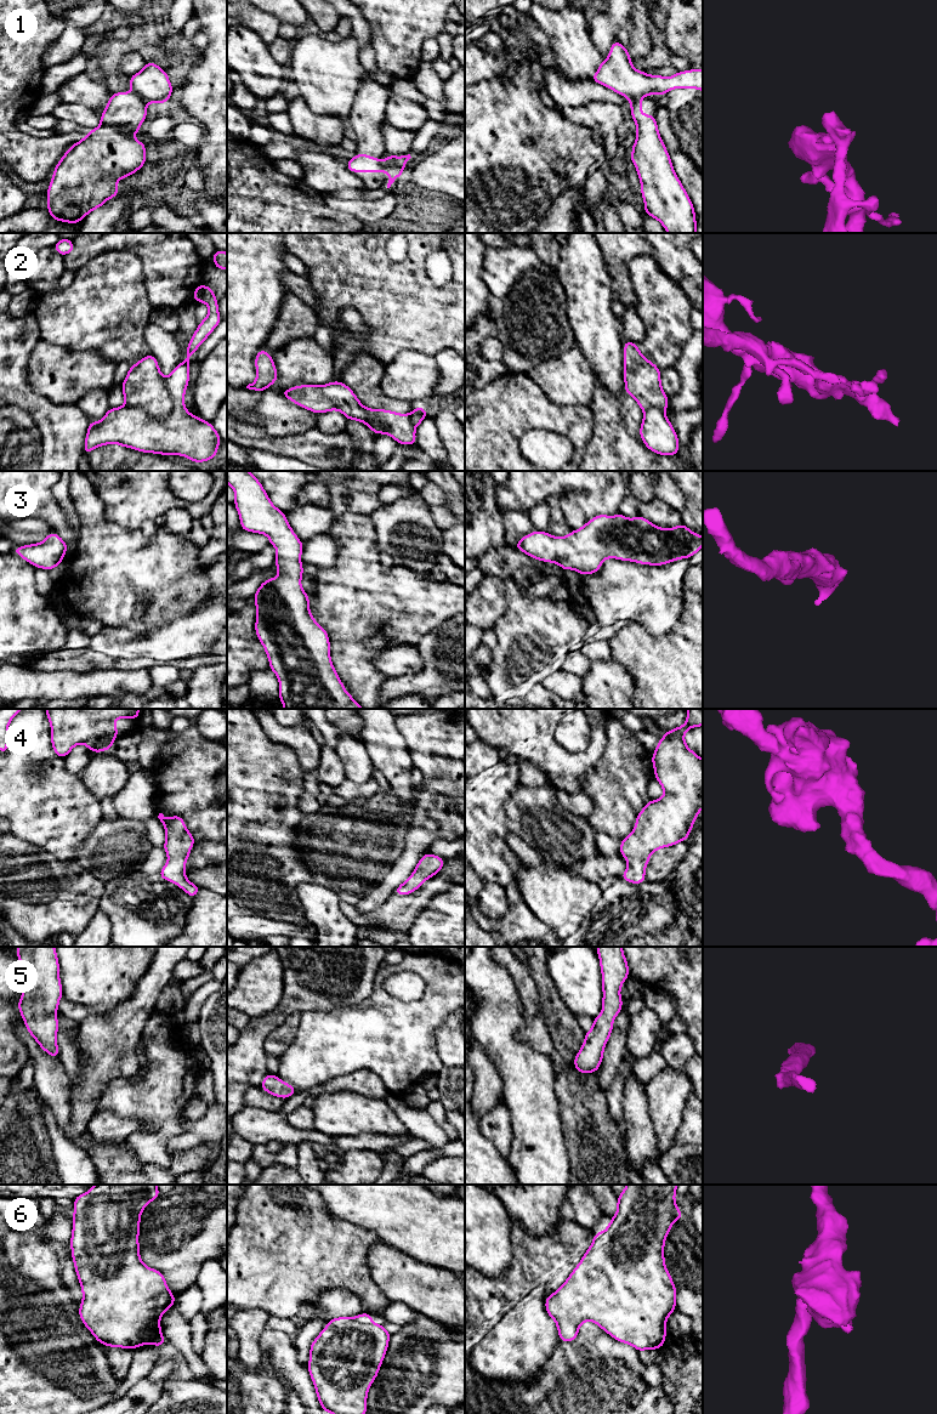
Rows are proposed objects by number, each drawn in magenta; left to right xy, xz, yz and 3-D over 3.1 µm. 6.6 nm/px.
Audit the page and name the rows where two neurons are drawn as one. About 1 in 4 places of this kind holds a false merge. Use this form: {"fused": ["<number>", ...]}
{"fused": ["1", "2"]}

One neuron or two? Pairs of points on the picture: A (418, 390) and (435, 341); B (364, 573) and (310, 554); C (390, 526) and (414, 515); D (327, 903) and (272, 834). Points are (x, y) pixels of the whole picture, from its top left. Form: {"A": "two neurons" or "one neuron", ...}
{"A": "two neurons", "B": "two neurons", "C": "one neuron", "D": "two neurons"}

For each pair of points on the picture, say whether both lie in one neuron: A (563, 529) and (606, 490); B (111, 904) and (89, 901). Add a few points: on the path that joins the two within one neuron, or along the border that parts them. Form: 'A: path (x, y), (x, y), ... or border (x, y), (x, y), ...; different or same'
A: border (551, 503), (558, 506), (571, 529); different
B: border (106, 878), (103, 896), (98, 908); different

